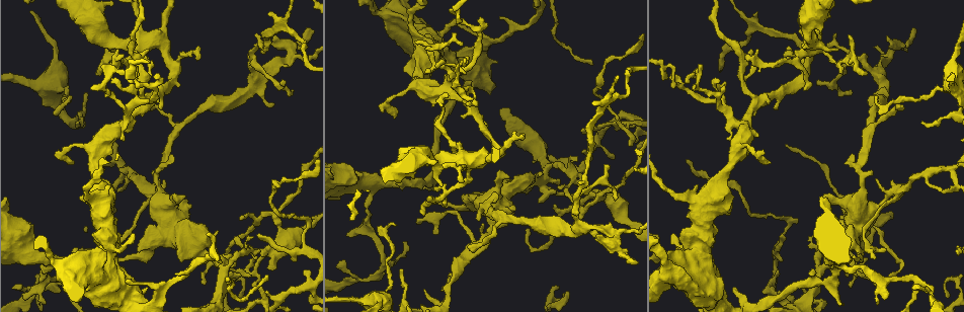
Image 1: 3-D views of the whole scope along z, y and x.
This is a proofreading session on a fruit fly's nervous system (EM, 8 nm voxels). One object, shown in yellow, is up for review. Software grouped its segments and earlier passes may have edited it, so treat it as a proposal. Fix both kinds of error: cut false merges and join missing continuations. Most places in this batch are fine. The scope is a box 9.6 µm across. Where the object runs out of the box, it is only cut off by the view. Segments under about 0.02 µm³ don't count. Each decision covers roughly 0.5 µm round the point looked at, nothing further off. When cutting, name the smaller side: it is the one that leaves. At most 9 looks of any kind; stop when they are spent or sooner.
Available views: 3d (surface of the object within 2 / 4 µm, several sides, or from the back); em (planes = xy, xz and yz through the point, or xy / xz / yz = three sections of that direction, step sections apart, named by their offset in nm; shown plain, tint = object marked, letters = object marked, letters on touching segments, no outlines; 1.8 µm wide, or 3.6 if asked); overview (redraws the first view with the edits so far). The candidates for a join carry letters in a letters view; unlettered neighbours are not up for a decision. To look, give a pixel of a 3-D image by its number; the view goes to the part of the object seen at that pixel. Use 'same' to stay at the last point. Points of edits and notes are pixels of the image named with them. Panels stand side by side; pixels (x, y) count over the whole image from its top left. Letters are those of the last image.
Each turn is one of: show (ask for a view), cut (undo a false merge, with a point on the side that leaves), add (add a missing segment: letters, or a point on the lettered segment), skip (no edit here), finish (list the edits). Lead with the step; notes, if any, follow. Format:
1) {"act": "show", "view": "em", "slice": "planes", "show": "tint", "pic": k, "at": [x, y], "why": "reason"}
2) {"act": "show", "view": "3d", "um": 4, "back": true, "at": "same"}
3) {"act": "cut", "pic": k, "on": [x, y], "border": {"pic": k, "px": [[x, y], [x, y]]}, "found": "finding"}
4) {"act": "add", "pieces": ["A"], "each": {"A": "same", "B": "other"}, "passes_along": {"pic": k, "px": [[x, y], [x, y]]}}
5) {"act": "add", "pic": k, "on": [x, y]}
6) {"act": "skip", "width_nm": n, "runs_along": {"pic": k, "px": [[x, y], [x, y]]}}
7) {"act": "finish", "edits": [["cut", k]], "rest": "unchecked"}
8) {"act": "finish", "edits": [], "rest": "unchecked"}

{"act": "show", "view": "3d", "um": 4, "pic": 1, "at": [256, 250], "why": "narrows sharply"}

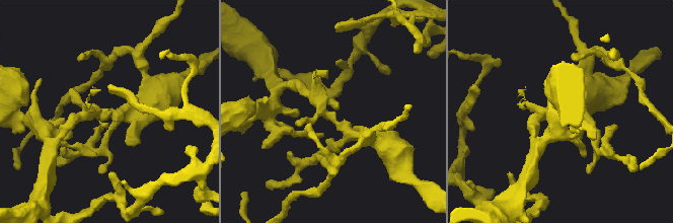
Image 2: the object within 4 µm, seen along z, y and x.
{"act": "show", "view": "em", "slice": "xy", "step": 4, "show": "tint", "pic": 2, "at": [335, 121], "why": "shape alone is not enough"}

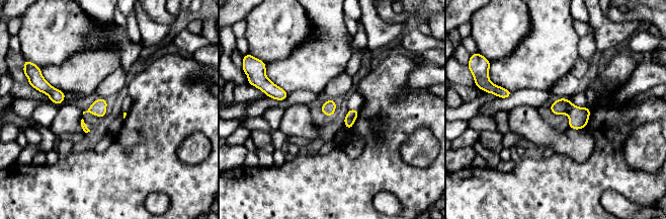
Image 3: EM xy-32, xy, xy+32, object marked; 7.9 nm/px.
{"act": "show", "view": "em", "slice": "planes", "show": "letters", "at": "same", "why": "cut it another way"}

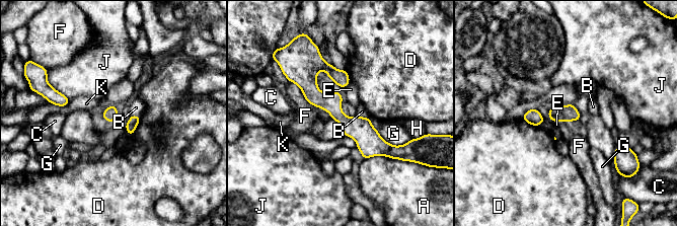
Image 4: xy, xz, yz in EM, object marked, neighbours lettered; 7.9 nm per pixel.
{"act": "skip", "width_nm": 110, "longest_contact_nm": ["G", 260], "each": {"A": "other", "B": "other", "C": "other", "D": "other", "E": "other", "F": "other", "G": "other", "H": "other", "J": "other", "K": "other"}, "found": "one neuron here"}

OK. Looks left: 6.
{"act": "show", "view": "em", "um": 3.6, "slice": "planes", "show": "letters", "pic": 1, "at": [701, 248], "why": "calibre changes"}

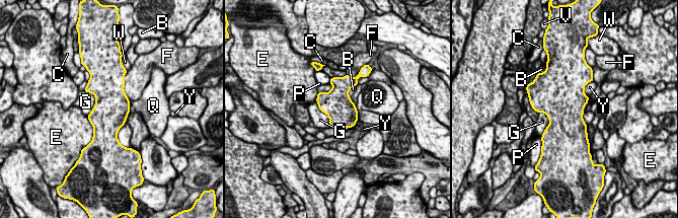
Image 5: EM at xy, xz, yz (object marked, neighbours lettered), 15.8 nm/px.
{"act": "skip", "longest_contact_nm": ["F", 420], "each": {"B": "other", "C": "other", "E": "other", "F": "other", "G": "other", "P": "other", "Q": "other", "V": "other", "W": "other", "Y": "other"}, "border": {"pic": 5, "px": [[83, 90], [94, 96], [87, 116]]}, "found": "continuous, no second neuron"}

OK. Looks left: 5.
{"act": "show", "view": "3d", "um": 2, "pic": 1, "at": [379, 183], "why": "side arm on a straight run"}

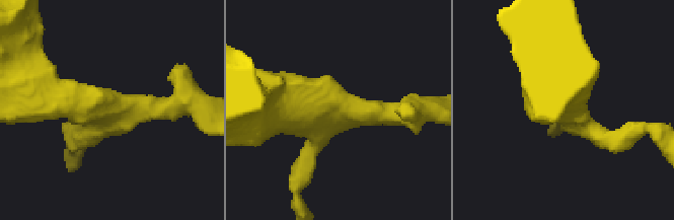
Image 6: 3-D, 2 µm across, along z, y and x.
{"act": "show", "view": "em", "slice": "yz", "step": 4, "show": "tint", "pic": 6, "at": [113, 114], "arms": 3, "arm_widths_nm": [180, 220, 400], "why": "shape alone is not enough"}

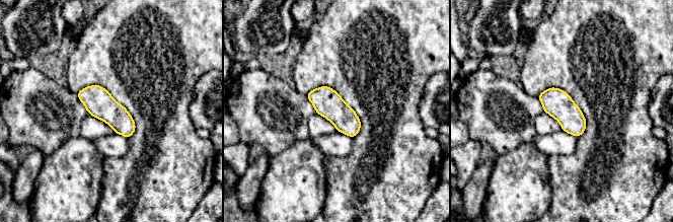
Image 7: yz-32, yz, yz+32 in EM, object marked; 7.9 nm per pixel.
{"act": "show", "view": "em", "slice": "planes", "show": "letters", "at": "same", "why": "cut it another way"}

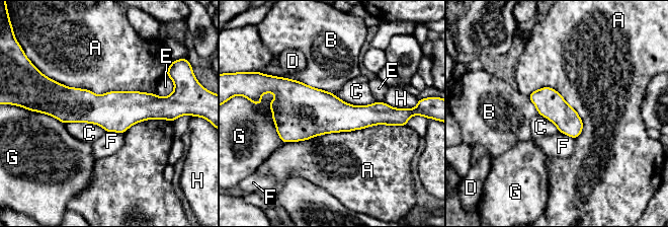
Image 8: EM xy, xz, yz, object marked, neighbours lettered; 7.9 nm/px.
{"act": "skip", "width_nm": 220, "each": {"A": "other", "B": "other", "C": "other", "D": "other", "E": "other", "F": "other", "G": "other", "H": "other"}, "border": {"pic": 8, "px": [[331, 92], [351, 104], [377, 101]]}, "found": "one neuron here"}

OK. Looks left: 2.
{"act": "show", "view": "em", "slice": "planes", "show": "letters", "pic": 1, "at": [829, 194], "why": "an open end"}

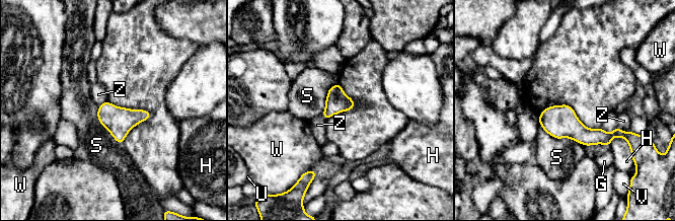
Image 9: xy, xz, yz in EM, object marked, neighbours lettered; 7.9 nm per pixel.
{"act": "skip", "each": {"G": "other", "H": "other", "S": "other", "U": "other", "V": "other", "W": "other", "Z": "other"}, "runs_along": {"pic": 9, "px": [[541, 117], [585, 136], [621, 135]]}, "found": "no lettered segment goes on from it"}

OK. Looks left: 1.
{"act": "finish", "edits": [], "rest": "unchecked"}

